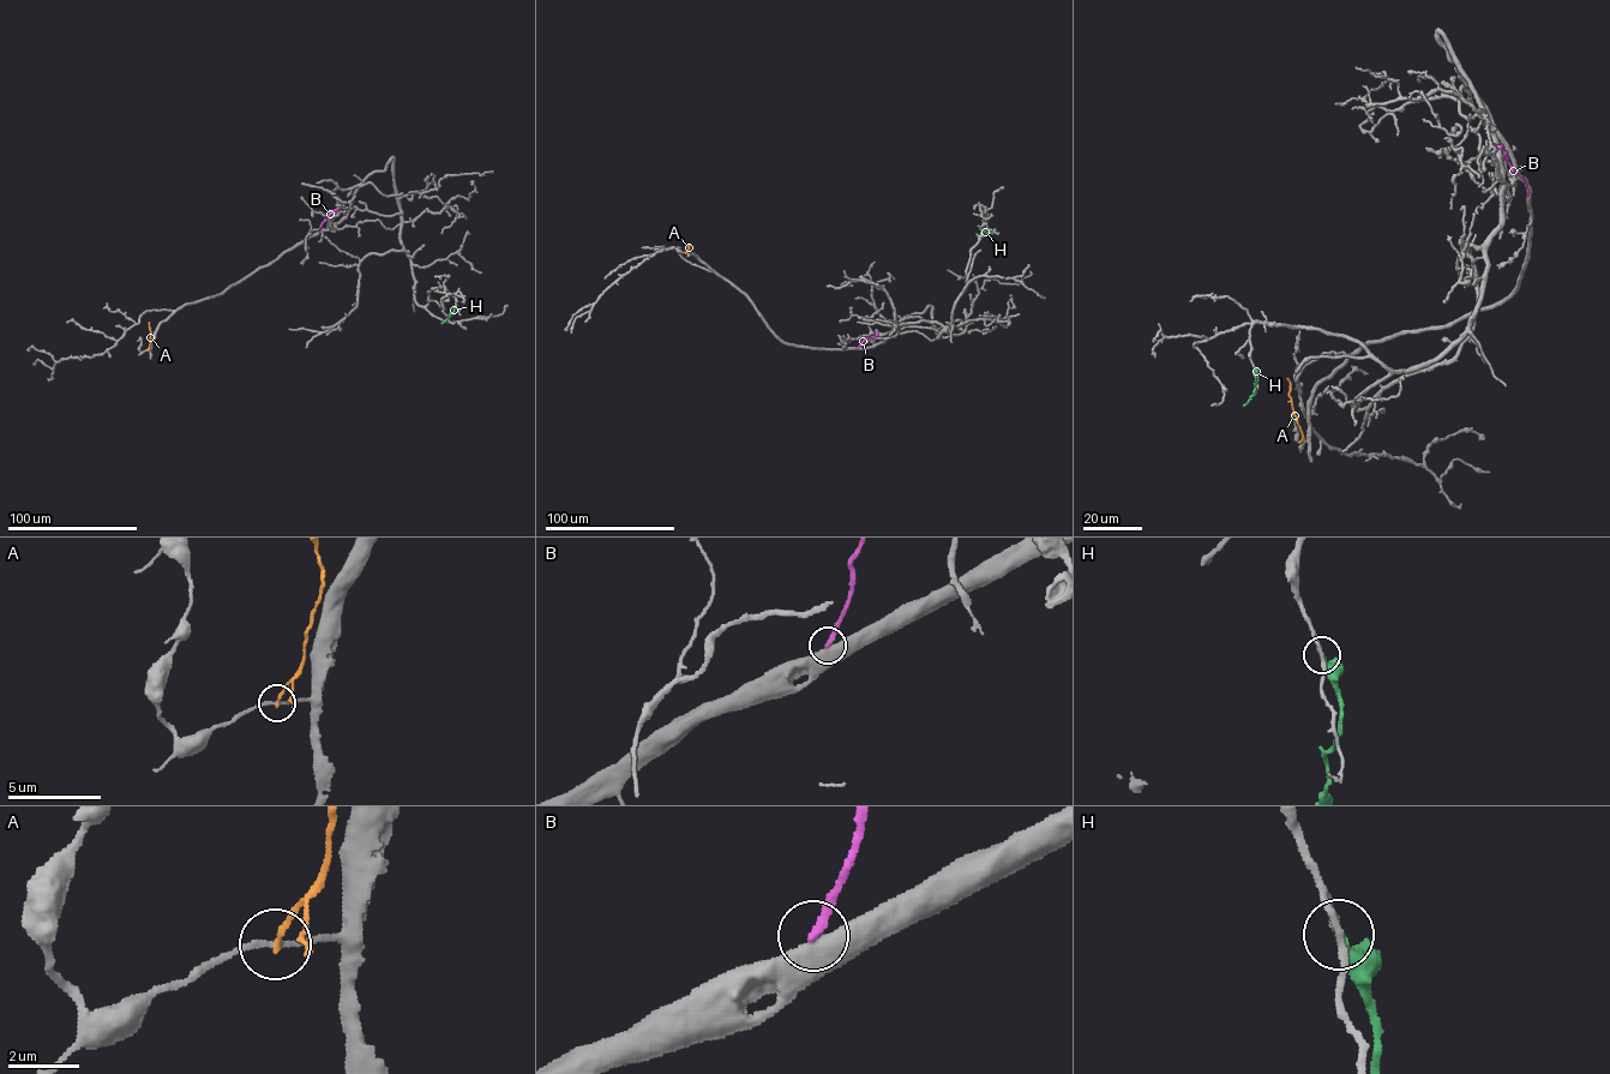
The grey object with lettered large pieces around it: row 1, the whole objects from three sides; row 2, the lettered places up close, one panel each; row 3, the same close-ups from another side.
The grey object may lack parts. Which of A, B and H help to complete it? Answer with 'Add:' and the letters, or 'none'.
Add: H

